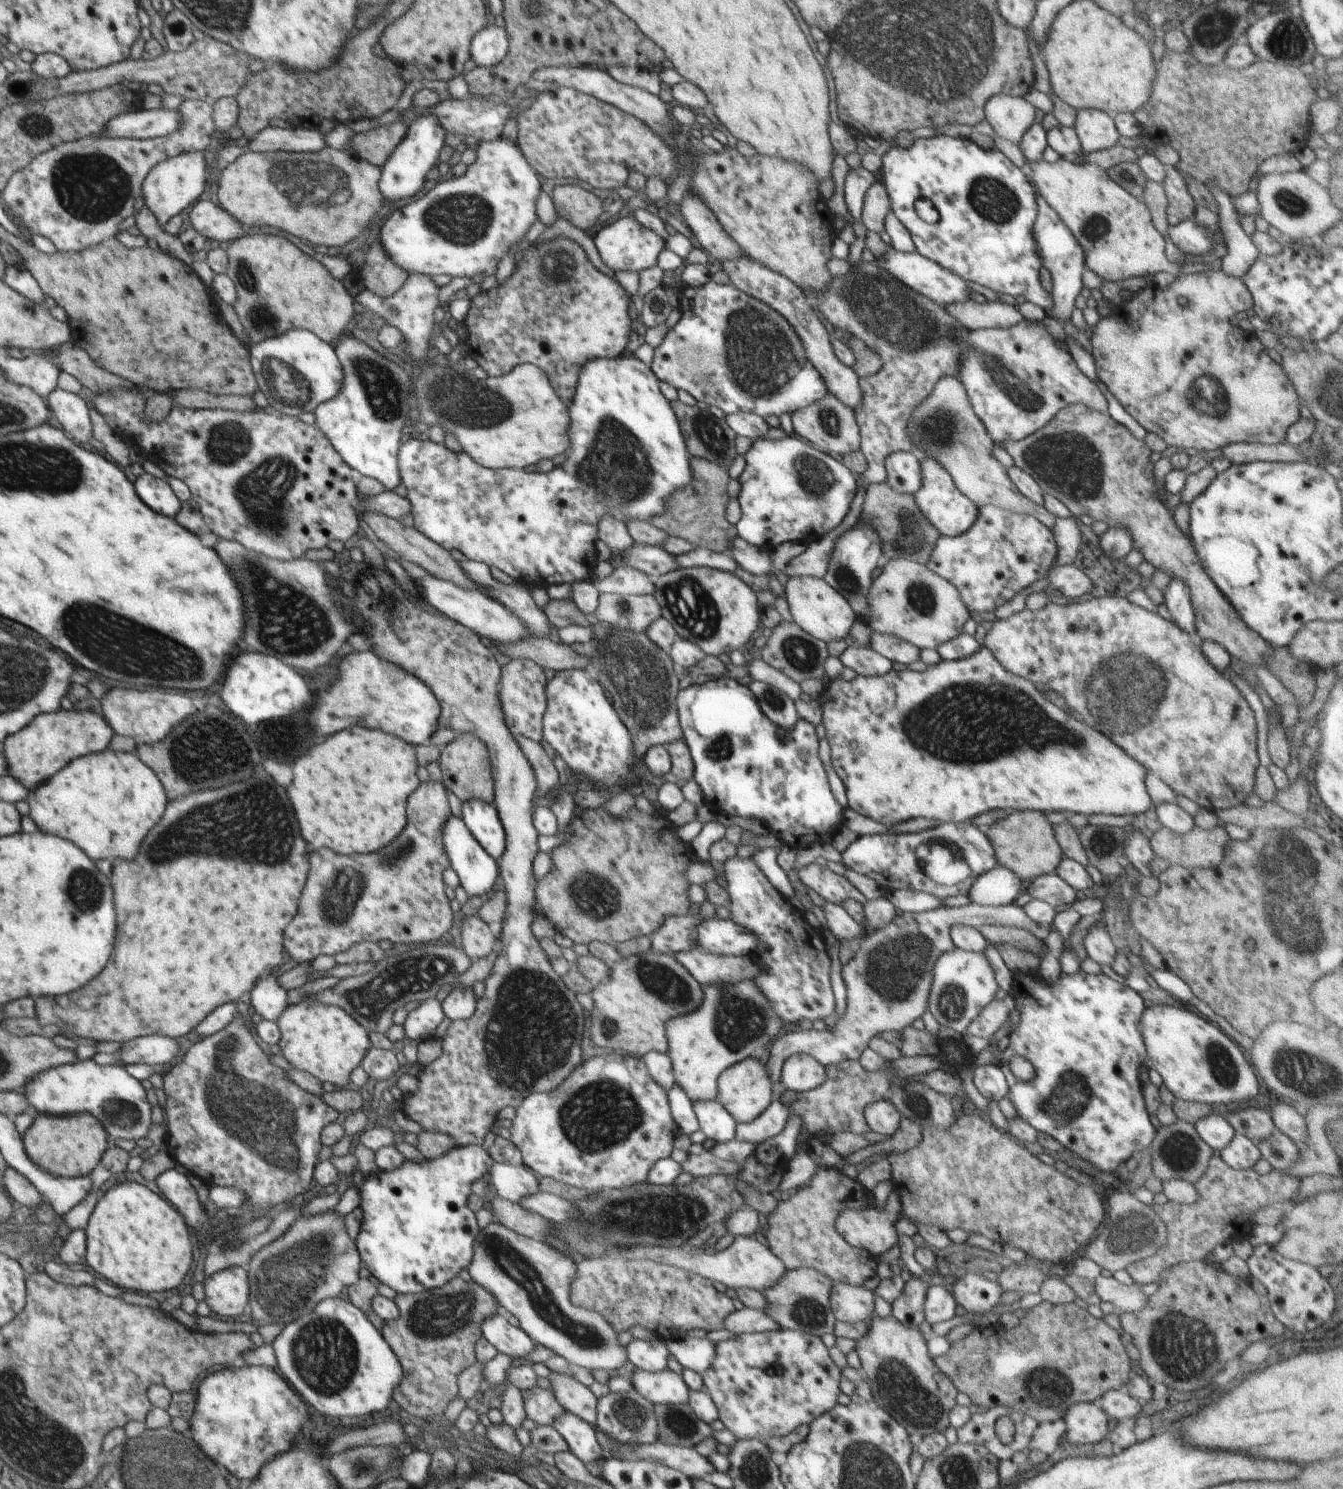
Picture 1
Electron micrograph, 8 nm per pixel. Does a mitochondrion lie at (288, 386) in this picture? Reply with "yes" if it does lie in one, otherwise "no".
yes

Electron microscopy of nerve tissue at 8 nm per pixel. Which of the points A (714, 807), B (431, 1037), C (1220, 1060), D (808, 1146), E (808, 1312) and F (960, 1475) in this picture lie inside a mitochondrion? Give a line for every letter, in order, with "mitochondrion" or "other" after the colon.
A: other
B: other
C: mitochondrion
D: other
E: mitochondrion
F: mitochondrion

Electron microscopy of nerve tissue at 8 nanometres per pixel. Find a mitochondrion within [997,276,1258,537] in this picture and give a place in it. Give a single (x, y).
(1065, 460)

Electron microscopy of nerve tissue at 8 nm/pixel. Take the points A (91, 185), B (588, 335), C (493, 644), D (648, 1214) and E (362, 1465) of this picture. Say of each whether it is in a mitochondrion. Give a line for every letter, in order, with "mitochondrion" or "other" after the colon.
A: mitochondrion
B: other
C: other
D: mitochondrion
E: mitochondrion

